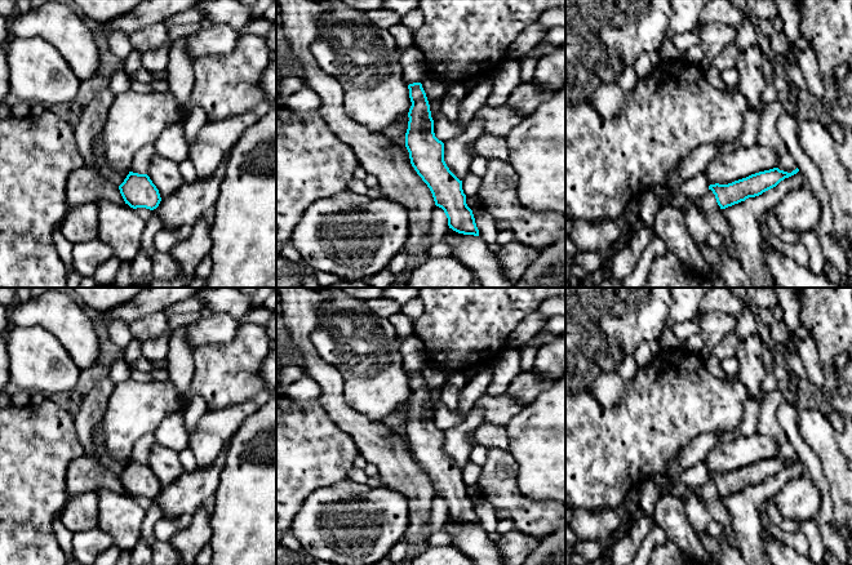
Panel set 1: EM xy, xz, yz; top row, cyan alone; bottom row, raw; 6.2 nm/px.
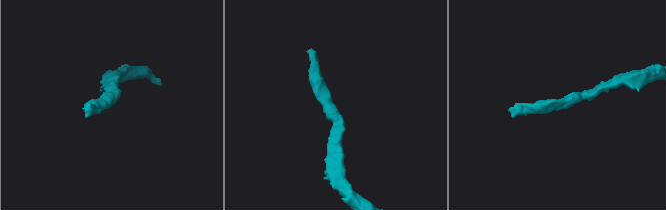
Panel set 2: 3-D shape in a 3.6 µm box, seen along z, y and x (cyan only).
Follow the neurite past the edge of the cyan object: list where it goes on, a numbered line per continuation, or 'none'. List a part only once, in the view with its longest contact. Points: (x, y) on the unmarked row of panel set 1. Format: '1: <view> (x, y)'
none

